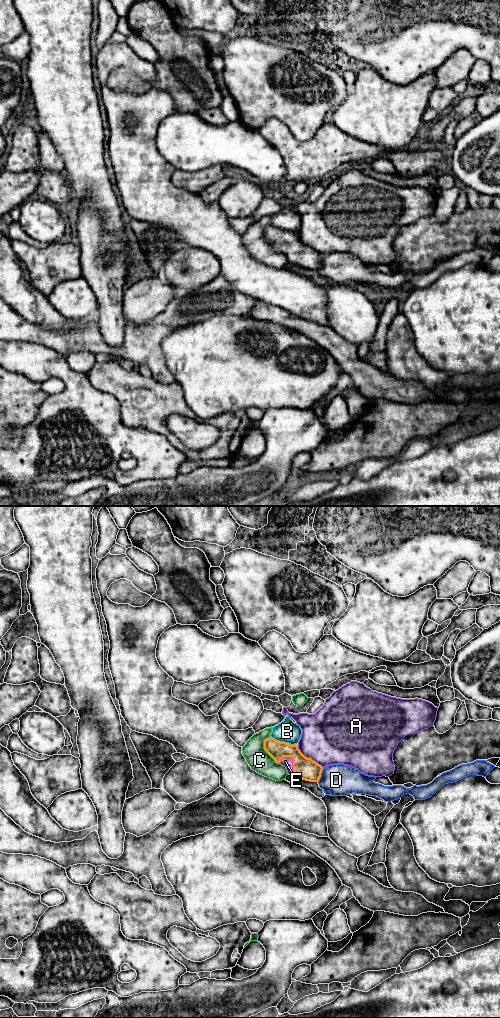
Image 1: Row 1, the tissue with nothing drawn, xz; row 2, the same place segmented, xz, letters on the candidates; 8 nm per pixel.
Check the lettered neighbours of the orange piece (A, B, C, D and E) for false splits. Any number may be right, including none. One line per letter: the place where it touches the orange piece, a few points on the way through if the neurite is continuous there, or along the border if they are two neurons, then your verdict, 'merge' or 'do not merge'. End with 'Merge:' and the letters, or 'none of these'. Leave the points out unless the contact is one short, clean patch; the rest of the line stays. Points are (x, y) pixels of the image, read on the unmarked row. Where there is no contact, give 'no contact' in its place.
A: xz (309, 246) | do not merge
B: xz (283, 230) | do not merge
C: xz (265, 238) | do not merge
D: xz (320, 262) | do not merge
E: xz (293, 250) | merge
Merge: E

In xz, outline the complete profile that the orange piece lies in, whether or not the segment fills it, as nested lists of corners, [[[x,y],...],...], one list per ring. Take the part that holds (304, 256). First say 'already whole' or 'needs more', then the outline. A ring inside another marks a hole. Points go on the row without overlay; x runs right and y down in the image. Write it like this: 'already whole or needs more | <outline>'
needs more | [[[269,225],[264,228],[264,237],[276,251],[286,255],[289,263],[310,270],[319,269],[323,255],[305,245],[296,232],[291,233]]]

